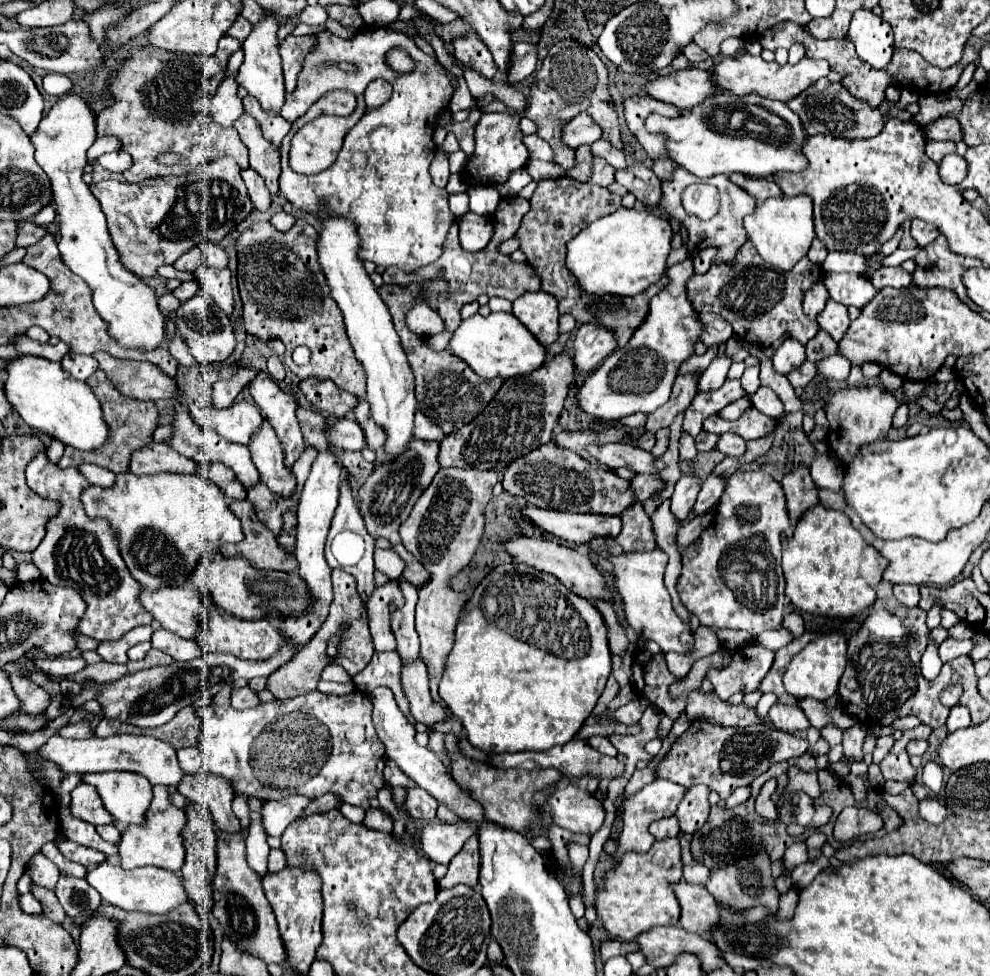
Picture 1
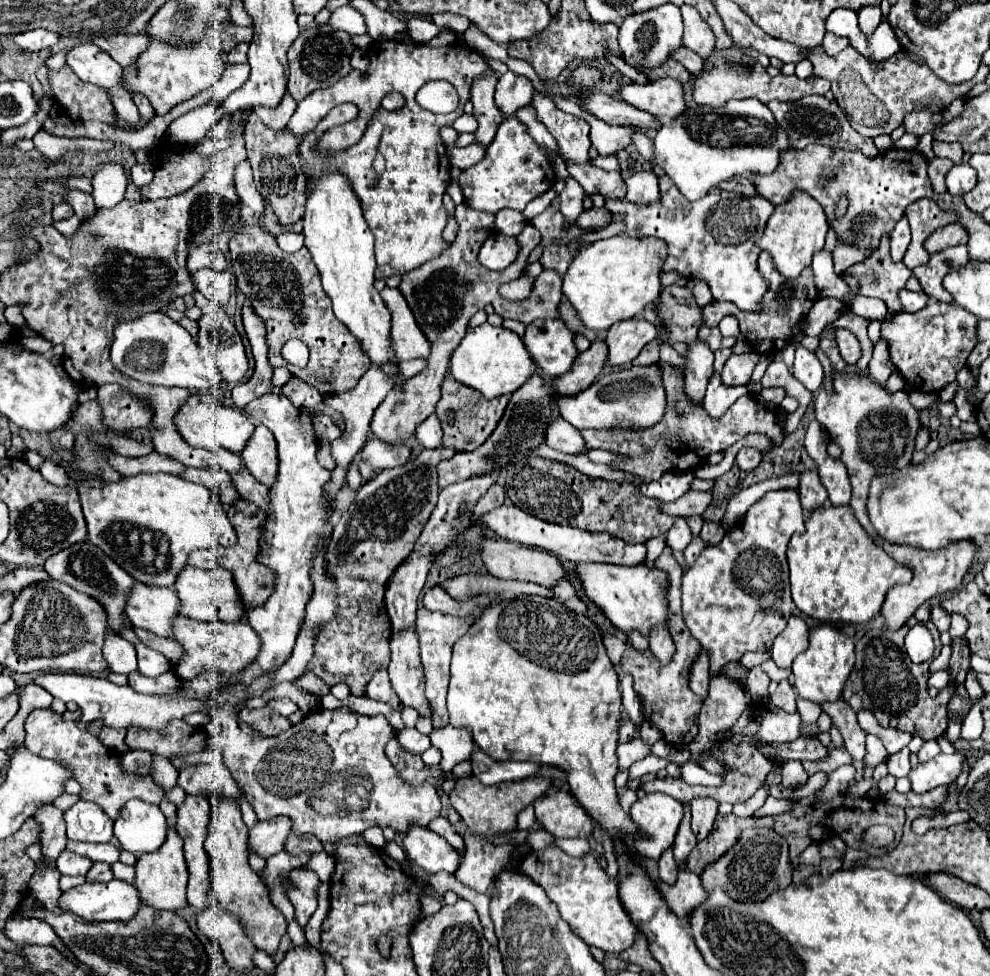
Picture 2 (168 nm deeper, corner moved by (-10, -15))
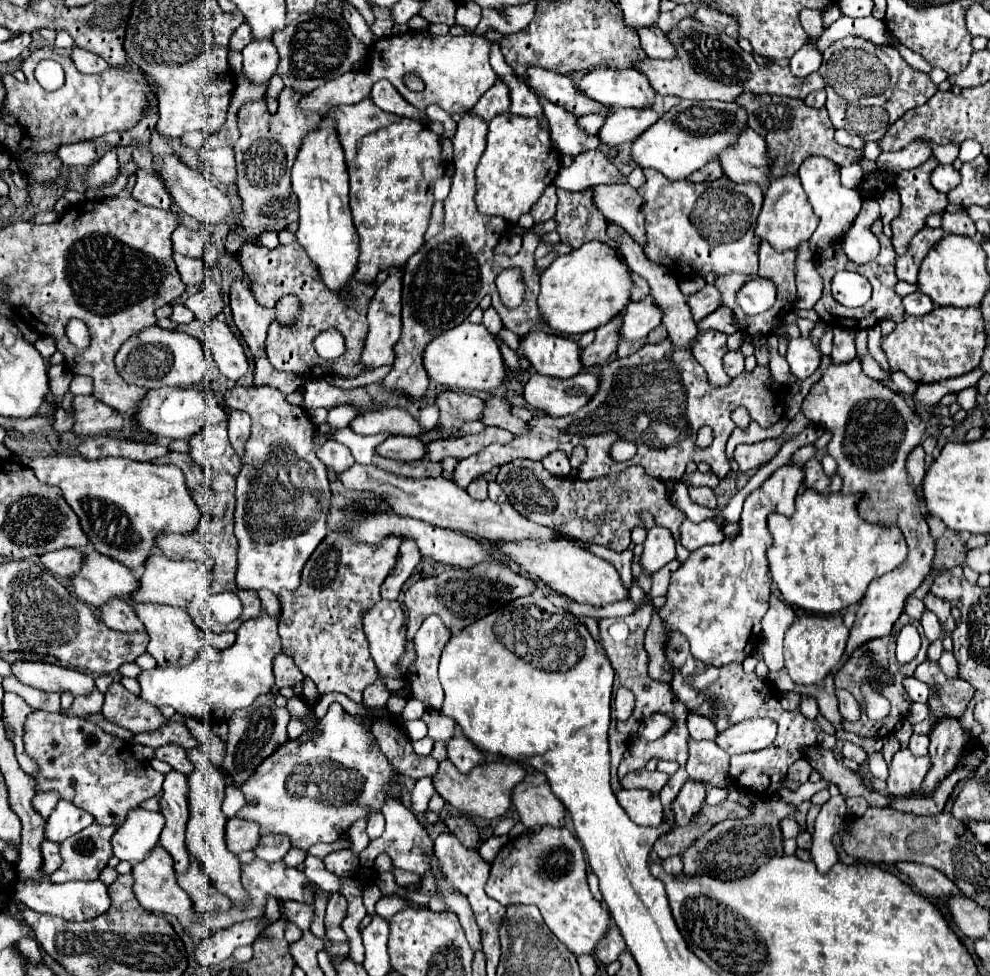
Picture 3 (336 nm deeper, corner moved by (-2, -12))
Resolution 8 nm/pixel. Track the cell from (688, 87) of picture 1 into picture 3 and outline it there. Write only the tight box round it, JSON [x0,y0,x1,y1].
[576,68,656,108]

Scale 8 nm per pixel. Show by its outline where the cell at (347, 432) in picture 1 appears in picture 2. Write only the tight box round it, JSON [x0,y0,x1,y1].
[360,437,412,469]

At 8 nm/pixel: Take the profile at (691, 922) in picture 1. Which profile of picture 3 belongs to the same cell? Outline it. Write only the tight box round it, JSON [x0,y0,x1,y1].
[662,856,684,876]

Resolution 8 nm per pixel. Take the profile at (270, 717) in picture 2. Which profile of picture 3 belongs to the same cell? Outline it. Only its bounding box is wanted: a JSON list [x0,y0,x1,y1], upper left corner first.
[224,692,290,786]

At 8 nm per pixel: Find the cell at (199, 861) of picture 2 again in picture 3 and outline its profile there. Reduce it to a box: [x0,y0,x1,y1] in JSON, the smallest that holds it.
[160,772,190,874]

